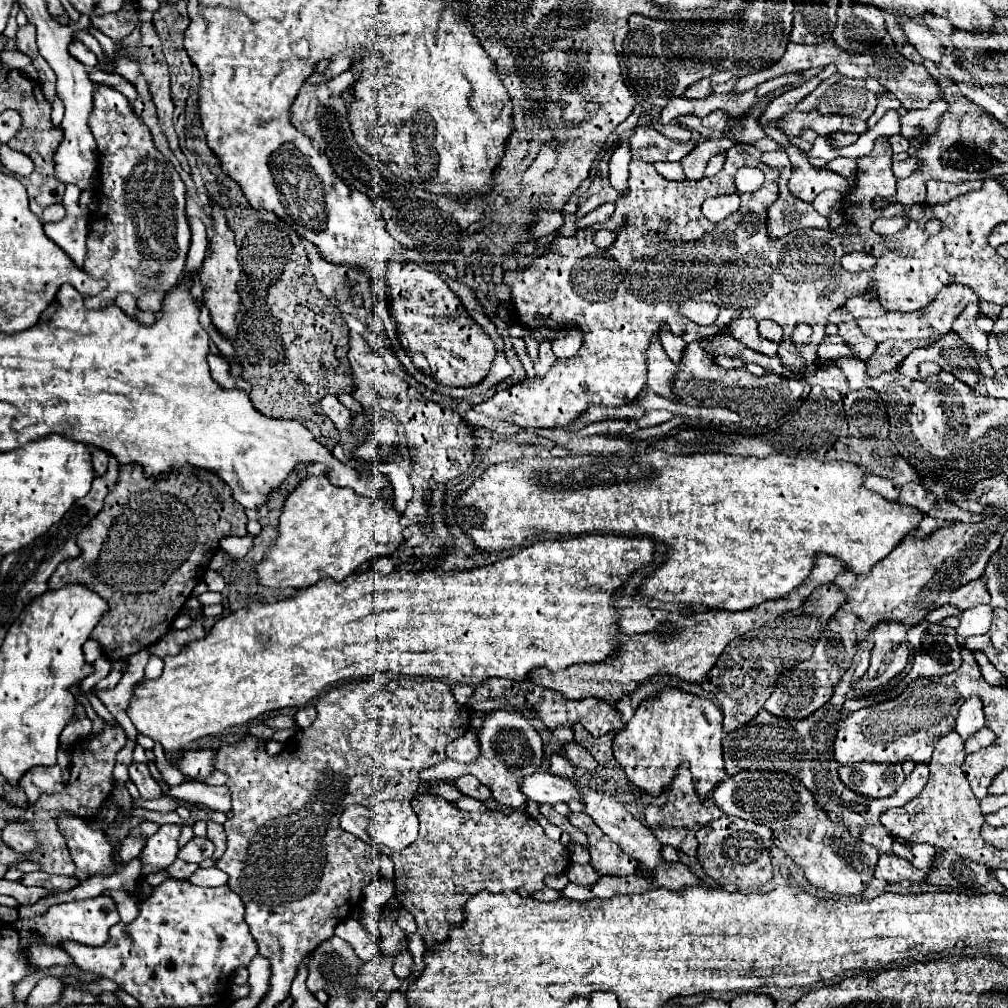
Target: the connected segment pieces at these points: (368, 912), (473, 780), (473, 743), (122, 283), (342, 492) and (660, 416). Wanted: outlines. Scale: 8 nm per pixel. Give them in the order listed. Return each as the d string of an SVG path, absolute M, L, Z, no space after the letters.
M375 879L363 889L363 901L361 909L364 917L361 921L365 923L365 929L372 934L379 942L380 932L375 921L376 913L378 913L394 896L395 886L393 882Z
M463 775L463 777L455 779L455 787L457 787L465 797L473 797L473 799L483 801L483 803L489 801L489 797L491 797L489 789L487 789L485 785L481 785L481 783L477 781L477 777L473 777L473 775Z
M471 729L465 735L461 735L457 741L447 745L447 759L453 759L453 761L471 763L477 759L477 755L479 755L477 733Z
M111 87L95 89L93 111L89 115L89 129L97 141L101 189L95 193L97 211L89 215L91 227L87 235L87 255L83 269L93 279L105 279L109 287L95 297L87 297L85 307L87 309L111 307L115 305L117 293L131 293L137 299L137 307L141 311L157 313L157 309L161 309L161 289L177 285L191 243L191 231L185 213L185 191L187 191L185 183L181 181L175 167L155 149L149 129L139 121L137 115L133 115L127 97L123 97L119 91Z
M325 475L305 479L285 499L277 525L277 541L255 567L257 583L279 589L305 589L315 585L323 575L343 581L367 559L395 553L403 543L401 515L389 501L393 497L391 487L385 489L385 497L385 503L377 503L357 495L353 489L331 485Z
M649 411L649 413L645 413L643 419L637 421L637 427L639 429L655 427L655 425L661 425L665 421L671 421L671 419L673 419L673 413L669 413L669 411Z

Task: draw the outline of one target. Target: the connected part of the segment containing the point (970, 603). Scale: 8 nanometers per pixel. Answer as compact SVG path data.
M975 579L971 583L965 583L961 587L957 587L949 599L949 605L955 605L955 609L965 611L971 609L979 603L989 603L989 593L987 593L987 585L985 579Z

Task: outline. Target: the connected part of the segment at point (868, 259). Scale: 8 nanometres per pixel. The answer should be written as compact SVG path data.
M849 253L843 257L843 267L847 271L869 271L875 267L875 261L869 253Z

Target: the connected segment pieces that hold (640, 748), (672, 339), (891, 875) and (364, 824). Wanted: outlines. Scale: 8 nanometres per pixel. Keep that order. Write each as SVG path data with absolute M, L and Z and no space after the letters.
M669 689L659 693L657 699L639 705L635 715L627 721L625 731L617 733L613 739L613 757L629 781L639 791L645 791L653 797L659 797L667 787L671 787L675 771L681 763L689 763L697 797L709 797L725 779L721 735L723 713L715 703L679 689Z
M661 333L659 341L661 341L665 353L669 355L669 359L677 365L681 361L681 355L683 355L683 349L687 343L679 335L673 335L673 333Z
M883 853L879 857L877 869L875 869L875 877L883 879L887 883L899 883L899 881L911 881L911 883L921 883L925 879L925 871L915 869L909 861L891 855L891 853Z
M351 805L351 807L347 807L347 809L343 811L343 815L341 815L341 827L343 827L345 831L349 831L351 835L359 837L361 841L373 845L375 839L369 837L369 831L367 831L369 819L371 819L369 809L365 809L365 807L361 807L361 805Z

